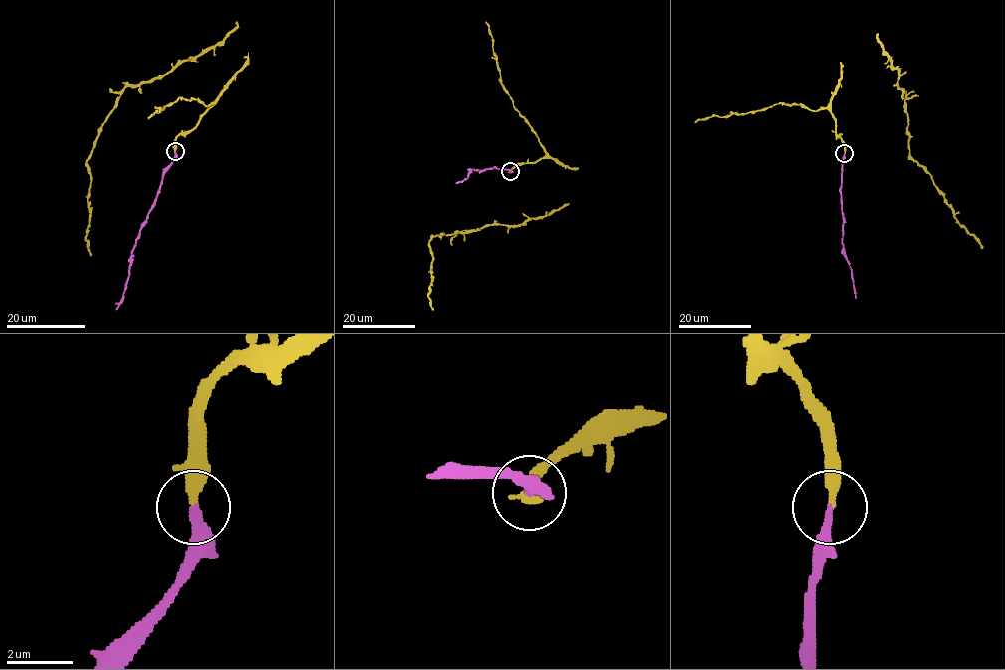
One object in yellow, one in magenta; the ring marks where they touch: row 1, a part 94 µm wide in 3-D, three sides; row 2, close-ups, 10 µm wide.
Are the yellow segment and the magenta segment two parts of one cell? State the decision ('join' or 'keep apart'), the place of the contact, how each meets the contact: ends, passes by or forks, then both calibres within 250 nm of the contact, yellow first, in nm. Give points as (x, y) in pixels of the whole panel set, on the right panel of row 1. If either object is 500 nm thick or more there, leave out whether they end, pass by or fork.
join | (844, 153) | yellow passes by | magenta ends | 260/300 nm

